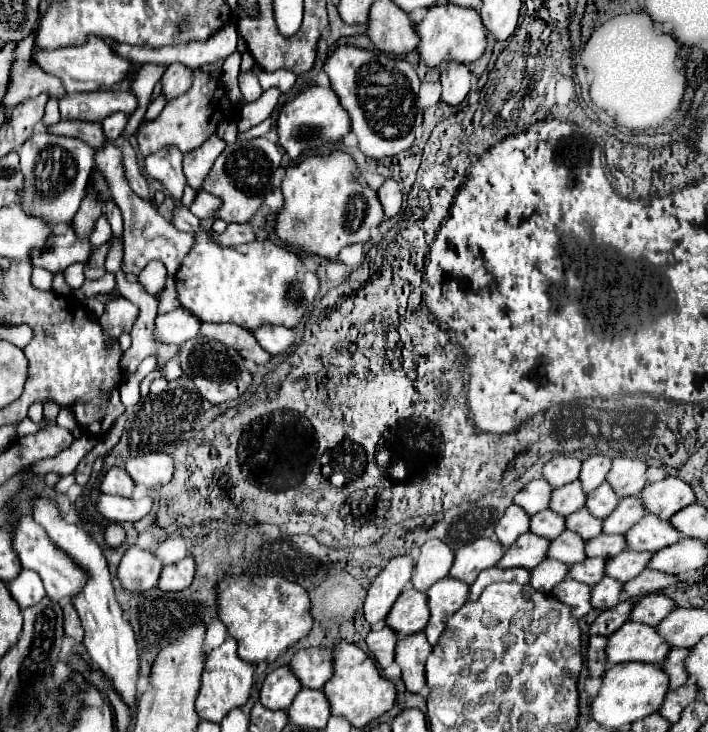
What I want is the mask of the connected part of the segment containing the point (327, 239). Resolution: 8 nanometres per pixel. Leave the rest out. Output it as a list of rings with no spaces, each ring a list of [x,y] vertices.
[[[332,151],[326,157],[308,157],[300,165],[288,167],[282,195],[284,205],[274,219],[276,235],[286,245],[328,261],[334,261],[348,245],[366,243],[370,229],[380,225],[384,217],[378,195],[356,181],[356,163],[344,151]]]

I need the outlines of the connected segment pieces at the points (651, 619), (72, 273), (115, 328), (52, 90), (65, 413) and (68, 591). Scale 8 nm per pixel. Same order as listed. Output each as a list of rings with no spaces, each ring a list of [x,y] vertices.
[[[650,593],[640,601],[636,601],[634,609],[630,611],[630,621],[656,627],[672,609],[674,601],[668,599],[664,593]]]
[[[72,265],[70,269],[64,271],[64,277],[66,277],[66,283],[76,291],[82,287],[84,283],[84,265]]]
[[[120,297],[116,301],[106,303],[104,315],[100,317],[100,325],[108,335],[120,337],[122,333],[128,333],[132,329],[136,315],[138,315],[138,307],[128,299]]]
[[[32,33],[17,44],[15,61],[10,67],[10,81],[2,99],[2,107],[14,107],[26,97],[36,97],[42,91],[48,91],[52,97],[64,95],[64,87],[58,83],[54,75],[42,73],[40,67],[28,61],[35,37],[36,35]]]
[[[61,408],[56,417],[56,424],[73,431],[77,426],[77,421],[69,408]]]
[[[18,517],[14,521],[16,525],[16,533],[14,533],[14,549],[20,557],[20,563],[24,569],[32,569],[40,575],[40,579],[44,581],[44,589],[48,593],[50,599],[54,599],[56,603],[60,603],[62,599],[74,599],[84,583],[90,579],[88,571],[84,571],[82,567],[78,567],[70,555],[66,555],[58,545],[52,543],[52,539],[46,535],[44,527],[34,523],[32,517]]]

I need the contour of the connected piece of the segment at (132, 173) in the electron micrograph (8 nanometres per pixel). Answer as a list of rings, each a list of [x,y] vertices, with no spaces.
[[[120,137],[122,145],[122,159],[124,159],[124,173],[126,173],[126,181],[128,185],[132,187],[132,191],[142,197],[142,199],[148,199],[148,183],[146,183],[146,177],[142,175],[140,167],[138,167],[138,161],[136,161],[136,151],[130,147],[128,139],[126,137]]]

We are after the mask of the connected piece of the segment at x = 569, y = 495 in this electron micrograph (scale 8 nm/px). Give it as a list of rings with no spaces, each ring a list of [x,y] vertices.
[[[578,481],[562,485],[552,491],[550,495],[550,507],[558,515],[570,515],[586,505],[586,493],[582,491],[582,485]]]

